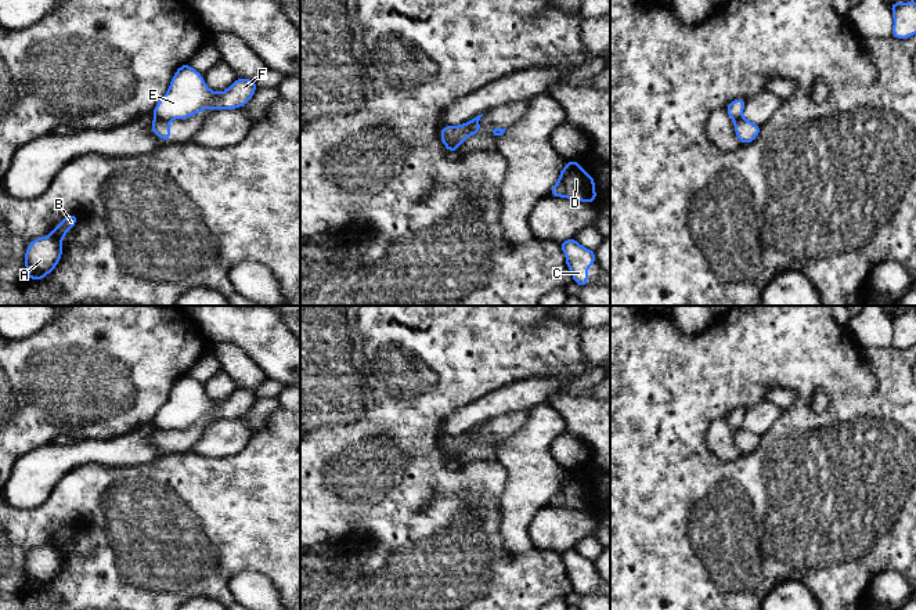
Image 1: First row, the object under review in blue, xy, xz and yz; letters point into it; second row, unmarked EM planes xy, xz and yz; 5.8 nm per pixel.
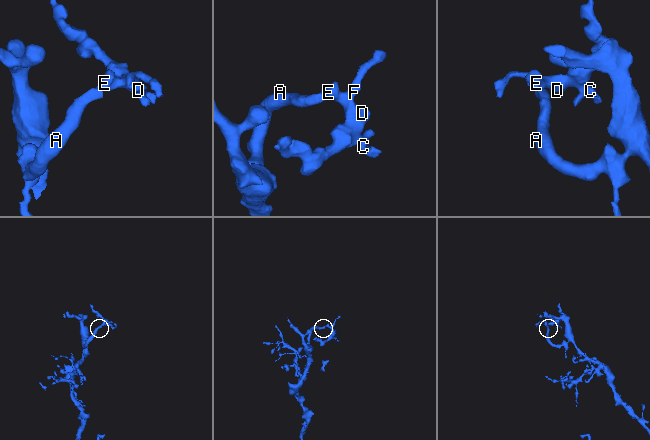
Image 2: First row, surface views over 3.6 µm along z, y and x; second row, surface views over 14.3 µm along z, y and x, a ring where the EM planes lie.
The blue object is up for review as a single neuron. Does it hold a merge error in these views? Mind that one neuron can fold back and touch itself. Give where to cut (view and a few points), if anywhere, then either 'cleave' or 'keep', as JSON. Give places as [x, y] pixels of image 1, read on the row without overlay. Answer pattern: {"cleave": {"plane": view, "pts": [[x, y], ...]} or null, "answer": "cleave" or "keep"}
{"cleave": {"plane": "xy", "pts": [[155, 426], [168, 430]]}, "answer": "cleave"}

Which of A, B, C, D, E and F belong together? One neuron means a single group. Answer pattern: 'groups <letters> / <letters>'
groups A B / C D E F

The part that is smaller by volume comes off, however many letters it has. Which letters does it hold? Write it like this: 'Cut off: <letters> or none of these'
Cut off: C, D, E, F

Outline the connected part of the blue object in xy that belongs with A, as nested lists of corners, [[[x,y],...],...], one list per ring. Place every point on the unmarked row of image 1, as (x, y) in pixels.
[[[69,524],[51,544],[36,548],[28,555],[24,569],[29,589],[40,591],[57,577],[62,567],[62,549],[77,530],[76,524]]]

